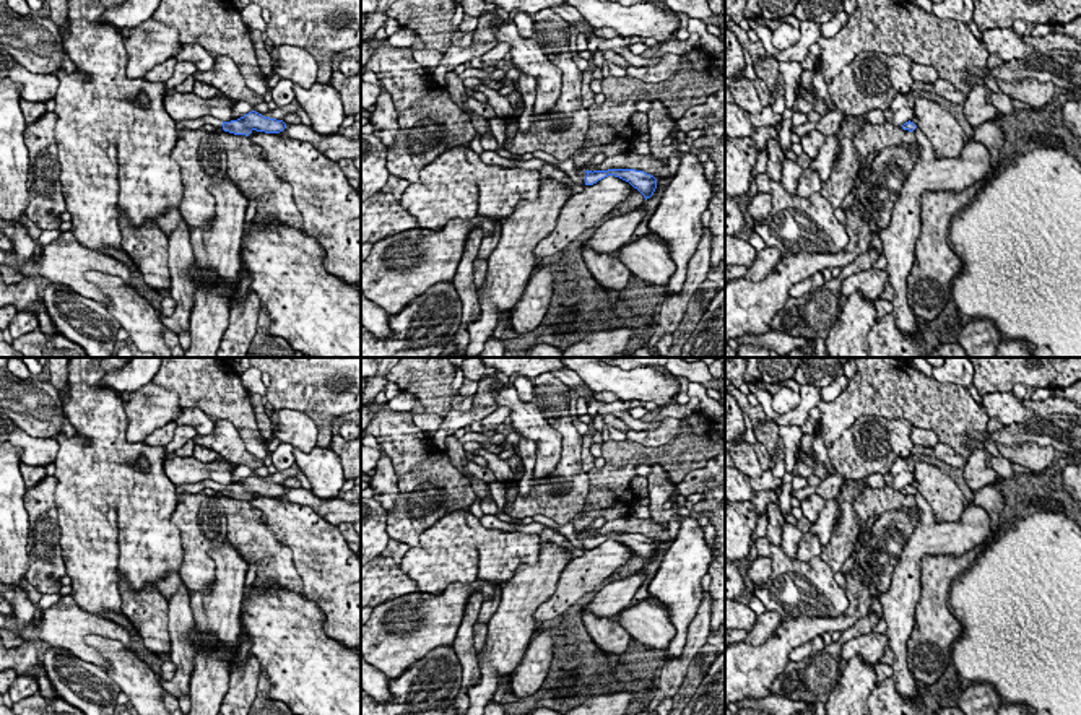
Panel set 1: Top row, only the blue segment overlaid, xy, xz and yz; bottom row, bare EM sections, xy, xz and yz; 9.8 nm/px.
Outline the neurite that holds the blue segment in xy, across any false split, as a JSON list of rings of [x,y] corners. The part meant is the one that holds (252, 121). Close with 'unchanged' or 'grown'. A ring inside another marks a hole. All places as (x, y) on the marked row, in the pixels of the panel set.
[[[255,110],[231,122],[223,122],[215,117],[202,117],[202,119],[205,120],[205,124],[210,124],[218,130],[224,130],[234,135],[245,135],[245,136],[249,136],[254,130],[265,133],[280,133],[286,128],[286,124],[283,120],[263,117]]] | grown

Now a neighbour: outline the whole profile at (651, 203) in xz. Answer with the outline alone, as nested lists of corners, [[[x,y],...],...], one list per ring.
[[[657,177],[657,188],[655,188],[653,195],[642,203],[645,206],[645,218],[642,219],[642,223],[637,226],[632,237],[626,244],[631,244],[631,242],[650,234],[649,219],[652,218],[662,195],[663,195],[665,187],[666,187],[666,180]]]

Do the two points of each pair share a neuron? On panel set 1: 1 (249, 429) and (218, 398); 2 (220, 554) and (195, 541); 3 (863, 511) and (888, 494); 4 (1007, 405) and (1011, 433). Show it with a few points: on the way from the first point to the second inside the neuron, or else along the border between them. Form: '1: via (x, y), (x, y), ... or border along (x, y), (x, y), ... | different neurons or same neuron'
1: via (243, 421), (226, 405) | same neuron
2: border along (225, 540), (208, 553), (213, 561) | different neurons
3: via (870, 504), (881, 501) | same neuron
4: border along (1036, 415), (1021, 423), (1005, 426) | different neurons

